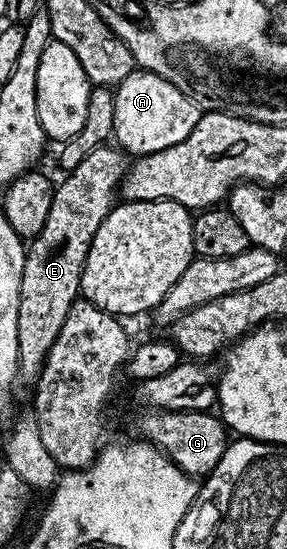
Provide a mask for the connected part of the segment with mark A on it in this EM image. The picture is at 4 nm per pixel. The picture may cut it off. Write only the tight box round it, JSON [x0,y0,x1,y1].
[112,68,200,156]

